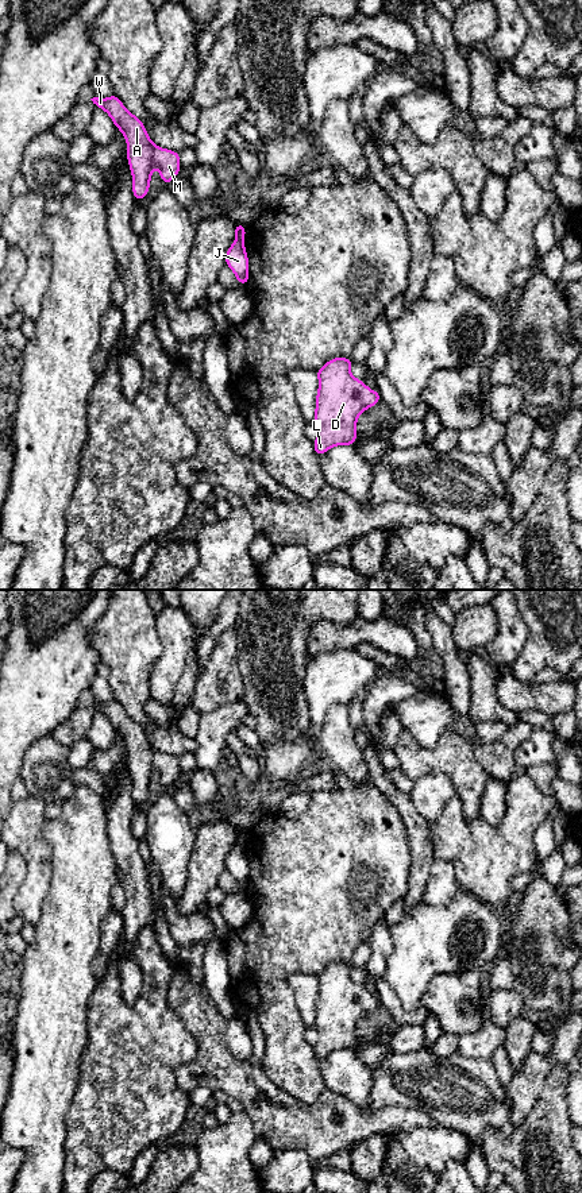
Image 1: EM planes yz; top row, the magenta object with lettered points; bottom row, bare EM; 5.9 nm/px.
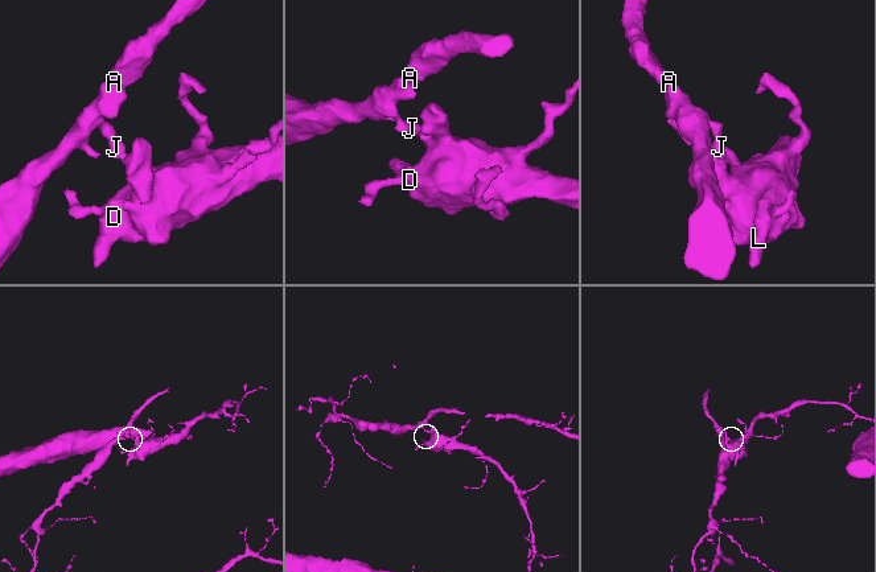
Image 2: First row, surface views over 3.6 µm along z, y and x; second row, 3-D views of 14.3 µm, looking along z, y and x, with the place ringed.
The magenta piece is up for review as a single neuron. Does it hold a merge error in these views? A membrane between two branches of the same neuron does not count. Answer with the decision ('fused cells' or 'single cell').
fused cells

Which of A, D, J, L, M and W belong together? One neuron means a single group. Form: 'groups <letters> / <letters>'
groups A M W / D J L

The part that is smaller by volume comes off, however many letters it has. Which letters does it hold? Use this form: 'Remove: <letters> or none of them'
Remove: A, M, W

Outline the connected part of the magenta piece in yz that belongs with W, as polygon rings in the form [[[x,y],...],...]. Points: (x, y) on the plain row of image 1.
[[[119,702],[90,703],[95,711],[105,715],[127,746],[127,765],[132,779],[132,798],[135,806],[147,802],[151,777],[157,771],[161,784],[169,789],[181,776],[180,758],[155,750],[142,725],[127,715]]]

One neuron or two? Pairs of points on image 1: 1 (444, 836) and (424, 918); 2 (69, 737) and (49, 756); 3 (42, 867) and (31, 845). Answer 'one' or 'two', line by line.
1: two
2: two
3: one

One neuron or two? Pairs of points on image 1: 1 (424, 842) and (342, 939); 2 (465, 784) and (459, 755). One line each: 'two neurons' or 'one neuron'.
1: two neurons
2: one neuron

